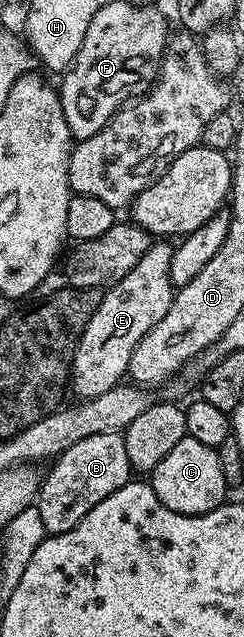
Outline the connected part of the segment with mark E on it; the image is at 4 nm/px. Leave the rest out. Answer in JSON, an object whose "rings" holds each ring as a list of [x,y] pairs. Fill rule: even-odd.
{"rings":[[[155,239],[148,254],[136,262],[131,272],[105,289],[100,306],[92,314],[88,326],[84,326],[84,334],[74,351],[74,363],[70,365],[69,383],[78,398],[91,400],[123,383],[130,370],[132,350],[136,350],[140,338],[168,314],[176,291],[170,277],[174,249],[173,243]]]}

